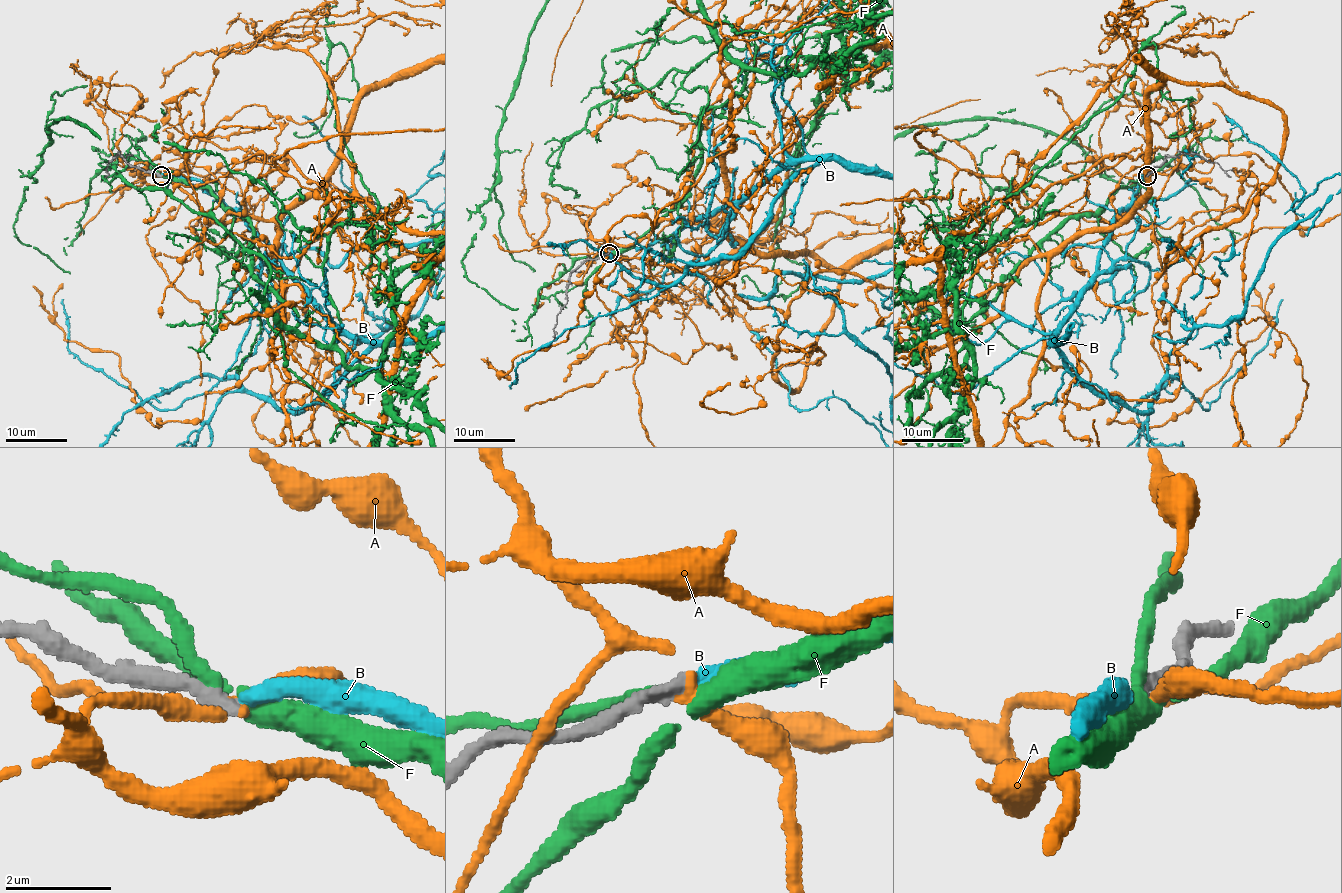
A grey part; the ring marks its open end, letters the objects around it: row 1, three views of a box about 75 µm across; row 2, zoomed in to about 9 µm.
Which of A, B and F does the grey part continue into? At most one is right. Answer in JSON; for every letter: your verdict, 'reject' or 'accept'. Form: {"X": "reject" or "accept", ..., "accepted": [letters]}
{"A": "reject", "B": "accept", "F": "reject", "accepted": ["B"]}

